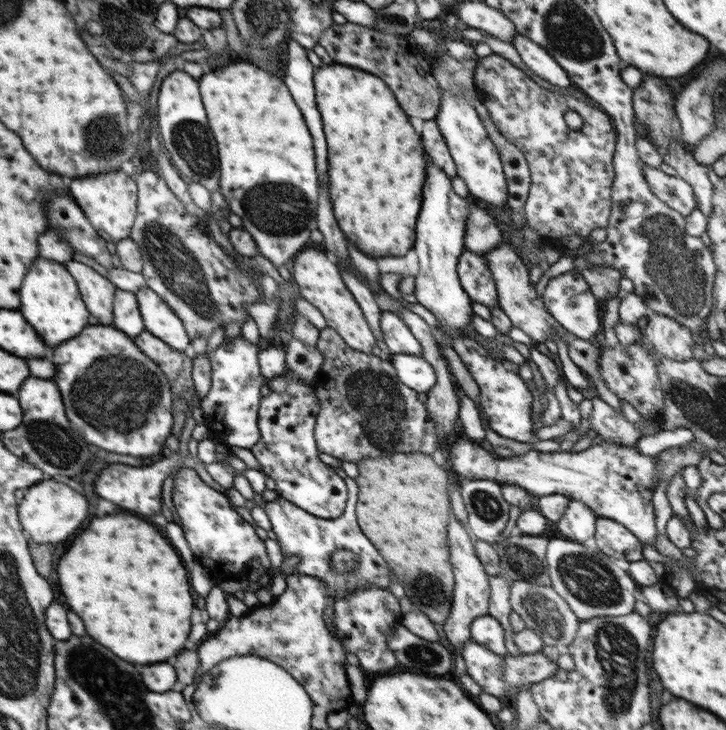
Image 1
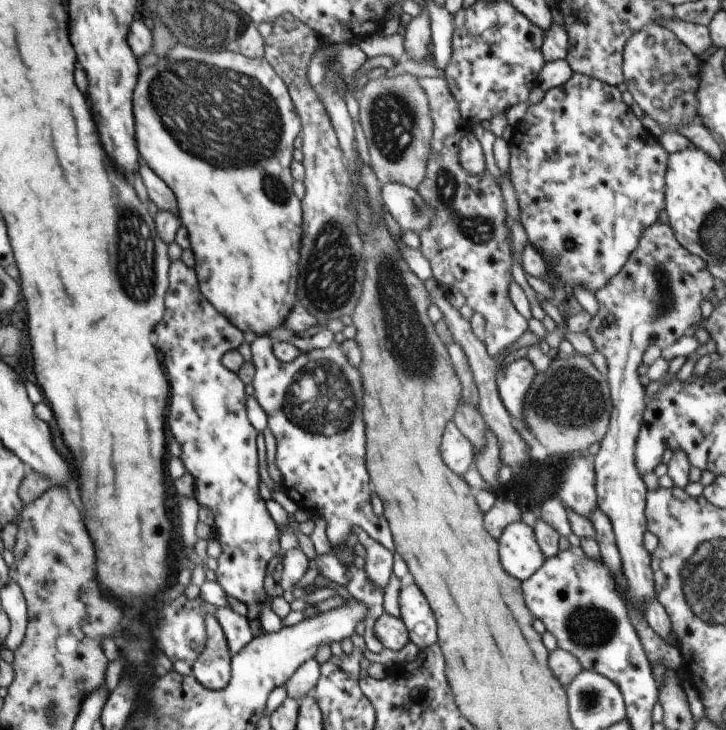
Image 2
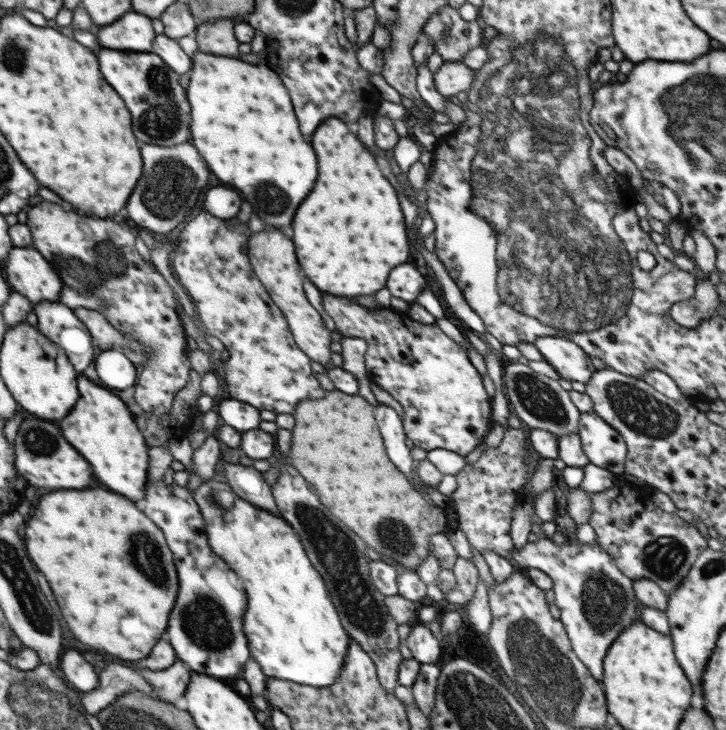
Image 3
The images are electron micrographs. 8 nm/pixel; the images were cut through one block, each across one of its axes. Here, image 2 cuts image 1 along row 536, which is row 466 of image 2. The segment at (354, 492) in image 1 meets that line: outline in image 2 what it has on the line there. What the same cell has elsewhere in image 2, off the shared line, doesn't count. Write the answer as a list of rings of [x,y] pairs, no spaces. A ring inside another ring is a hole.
[[[256,337],[251,344],[252,363],[255,366],[253,378],[254,398],[265,410],[268,428],[277,442],[274,458],[283,476],[282,488],[300,509],[307,509],[313,515],[326,520],[327,536],[334,545],[333,552],[345,547],[346,537],[352,526],[361,526],[374,540],[383,544],[394,554],[394,542],[384,516],[376,516],[370,504],[370,476],[366,470],[366,426],[362,420],[362,380],[356,366],[348,362],[340,344],[334,342],[323,349],[311,349],[292,362],[279,361],[273,353],[270,337]]]

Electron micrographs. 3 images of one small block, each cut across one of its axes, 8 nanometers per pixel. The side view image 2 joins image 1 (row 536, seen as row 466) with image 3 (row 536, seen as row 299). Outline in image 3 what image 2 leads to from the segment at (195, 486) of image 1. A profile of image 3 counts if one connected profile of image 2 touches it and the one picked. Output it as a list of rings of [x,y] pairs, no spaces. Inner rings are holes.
[[[163,480],[151,483],[146,495],[146,514],[170,536],[173,556],[178,556],[178,572],[182,572],[182,596],[178,596],[178,608],[174,608],[174,620],[170,620],[168,642],[176,650],[178,660],[186,662],[194,672],[216,676],[216,678],[237,678],[244,670],[251,652],[242,623],[248,607],[246,590],[238,576],[224,563],[220,556],[212,552],[206,536],[206,524],[193,500],[194,494],[186,487],[164,484]]]

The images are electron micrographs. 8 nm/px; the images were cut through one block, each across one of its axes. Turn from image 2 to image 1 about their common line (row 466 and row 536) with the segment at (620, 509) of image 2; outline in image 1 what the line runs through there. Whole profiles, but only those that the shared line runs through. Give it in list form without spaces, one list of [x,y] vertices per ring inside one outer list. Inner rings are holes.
[[[598,518],[595,524],[595,536],[591,543],[604,554],[618,560],[633,563],[643,559],[641,540],[612,519]]]

